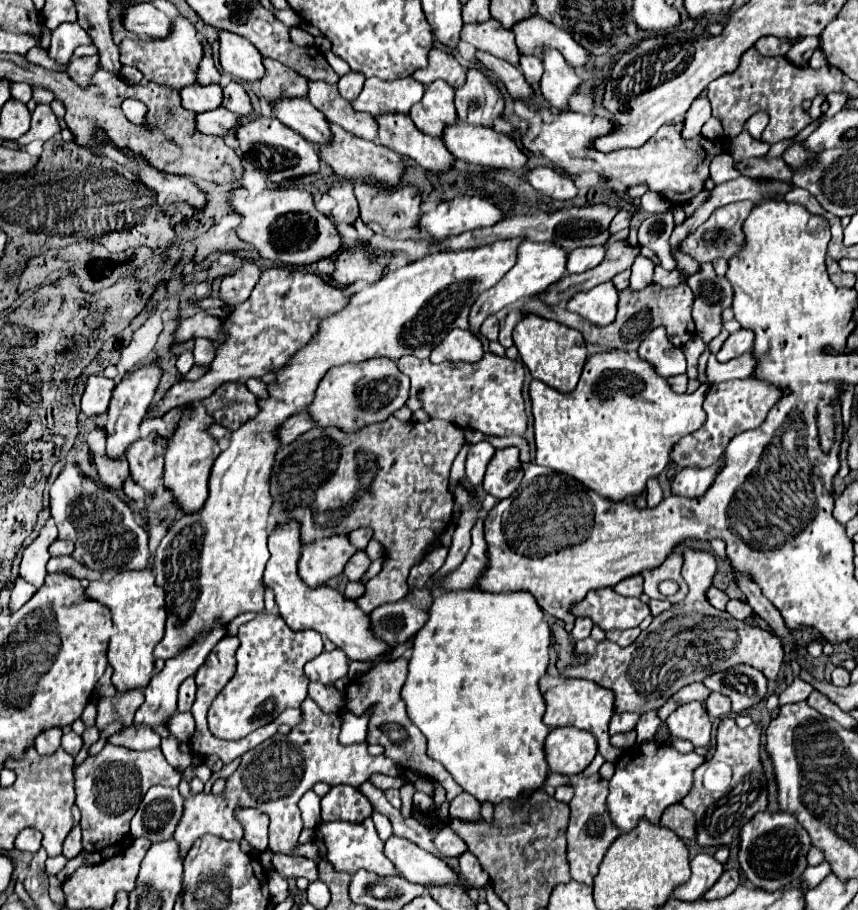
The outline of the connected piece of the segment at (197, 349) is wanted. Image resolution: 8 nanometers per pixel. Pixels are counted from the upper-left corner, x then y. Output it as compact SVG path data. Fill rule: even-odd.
M198 338L196 340L196 346L194 346L194 360L196 364L200 366L208 366L210 364L210 356L216 356L216 348L210 340L204 340L204 338Z

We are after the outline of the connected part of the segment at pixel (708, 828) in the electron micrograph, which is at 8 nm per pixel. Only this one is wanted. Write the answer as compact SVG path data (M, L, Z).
M724 716L718 734L716 734L716 762L726 762L732 766L734 776L732 784L726 792L708 792L702 786L702 774L706 770L706 764L702 764L694 774L694 788L692 792L682 800L682 806L692 810L696 814L696 828L698 836L696 842L700 846L728 846L740 832L740 828L758 812L764 812L768 808L768 790L762 786L762 760L760 760L760 738L762 738L762 724L754 722L748 728L740 730L736 726L734 716Z

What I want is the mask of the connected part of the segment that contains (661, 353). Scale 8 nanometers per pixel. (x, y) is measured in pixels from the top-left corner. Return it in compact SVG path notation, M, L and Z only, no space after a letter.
M658 326L654 328L644 342L638 348L640 358L648 360L656 372L664 378L684 374L686 372L686 358L680 348L676 348L668 338L666 338L666 328Z

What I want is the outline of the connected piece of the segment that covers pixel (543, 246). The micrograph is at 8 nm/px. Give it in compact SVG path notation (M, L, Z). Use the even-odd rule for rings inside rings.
M526 240L524 244L520 244L520 258L516 262L516 266L504 274L504 278L490 290L486 290L484 294L478 296L478 300L472 306L470 312L470 326L474 335L480 338L484 352L489 352L489 340L480 334L480 324L484 318L500 312L506 306L512 306L516 302L522 302L524 298L532 298L536 294L542 294L548 286L552 286L554 282L558 282L562 276L566 276L566 262L568 262L568 250L564 250L562 246L554 244L554 242L530 242Z

